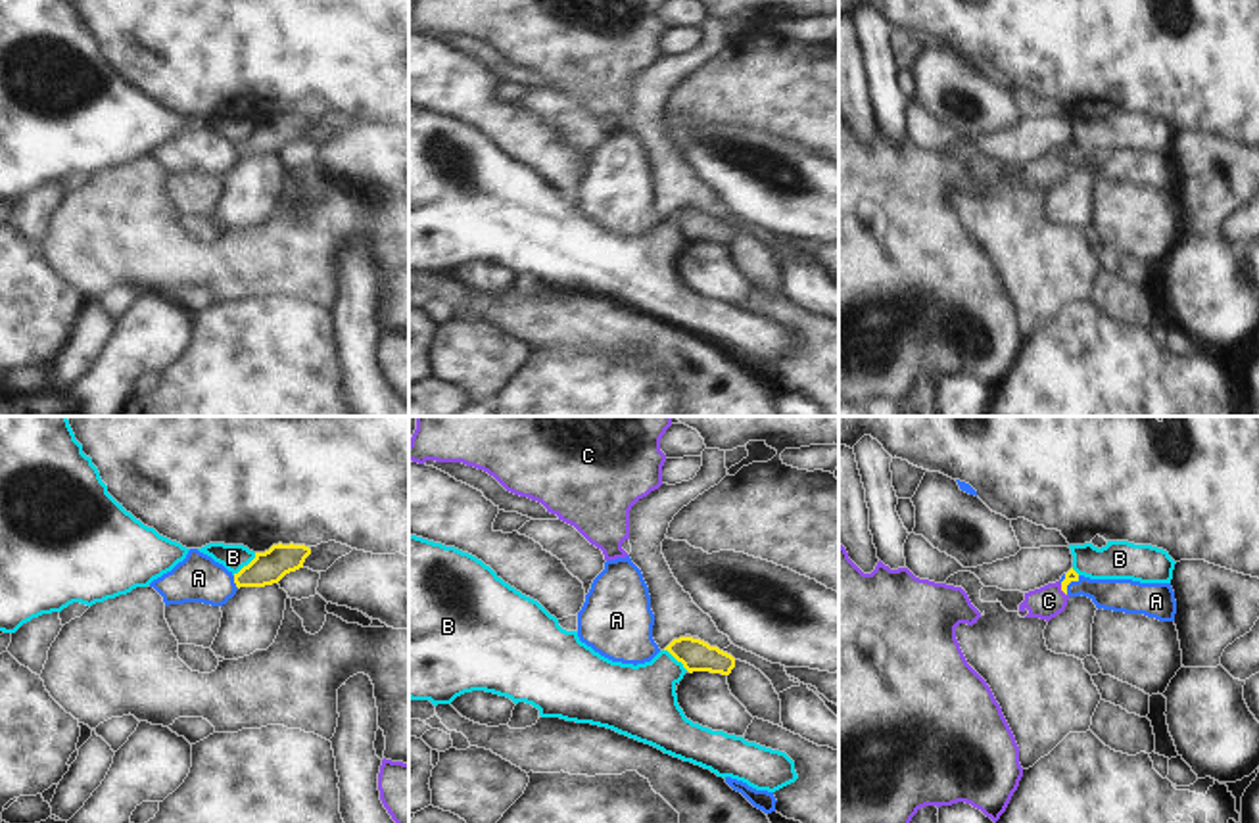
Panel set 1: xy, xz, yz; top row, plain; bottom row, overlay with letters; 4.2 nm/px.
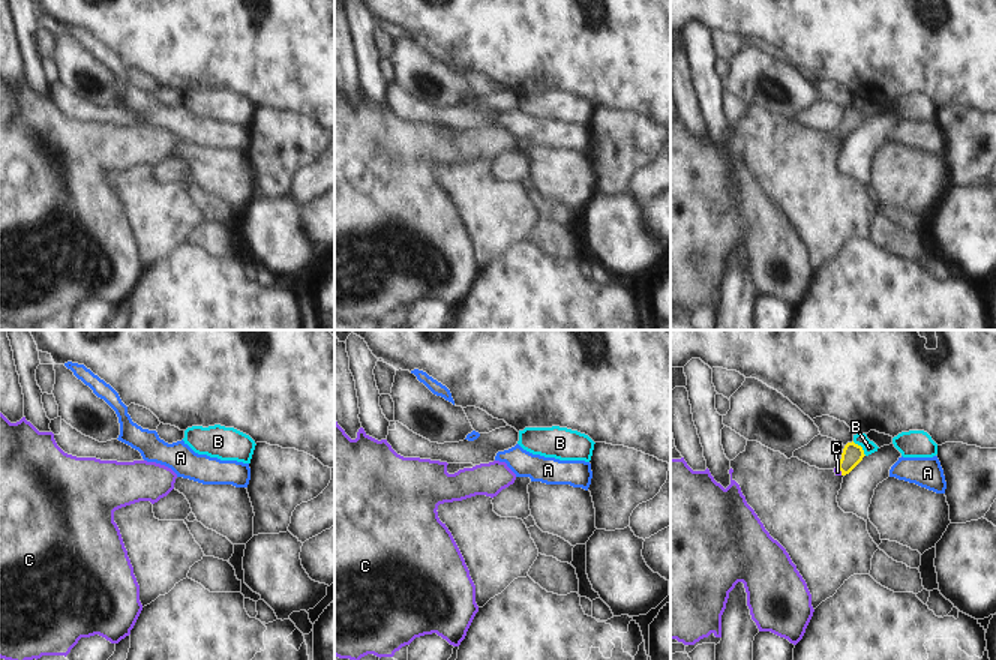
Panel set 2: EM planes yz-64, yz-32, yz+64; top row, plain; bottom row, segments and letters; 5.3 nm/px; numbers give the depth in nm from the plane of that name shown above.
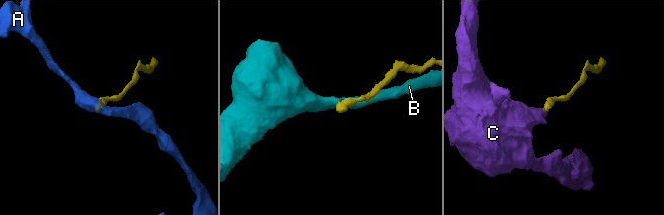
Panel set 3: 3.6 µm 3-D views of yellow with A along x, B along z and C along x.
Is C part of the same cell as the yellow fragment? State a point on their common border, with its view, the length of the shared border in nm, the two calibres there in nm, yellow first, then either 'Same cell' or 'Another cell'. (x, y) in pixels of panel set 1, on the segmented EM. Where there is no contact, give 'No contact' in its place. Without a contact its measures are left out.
Touches yellow at yz (1062, 589). Shared border 60 nm. Thickness 50 nm (yellow) against 140 nm. Same cell.

